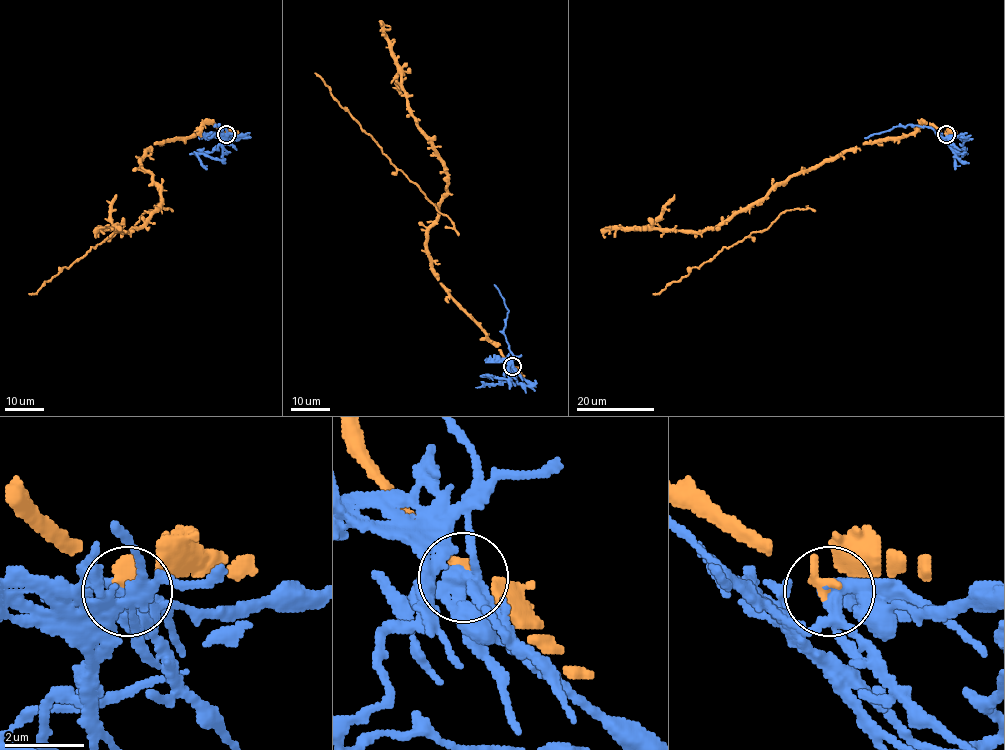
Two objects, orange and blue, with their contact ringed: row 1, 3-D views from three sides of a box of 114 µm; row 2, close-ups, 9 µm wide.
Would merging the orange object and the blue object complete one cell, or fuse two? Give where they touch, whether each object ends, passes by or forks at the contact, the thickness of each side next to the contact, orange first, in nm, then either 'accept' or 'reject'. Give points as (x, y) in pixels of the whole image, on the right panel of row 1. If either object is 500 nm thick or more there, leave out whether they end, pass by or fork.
(946, 134) | orange ends | blue forks | 360/320 nm | reject

